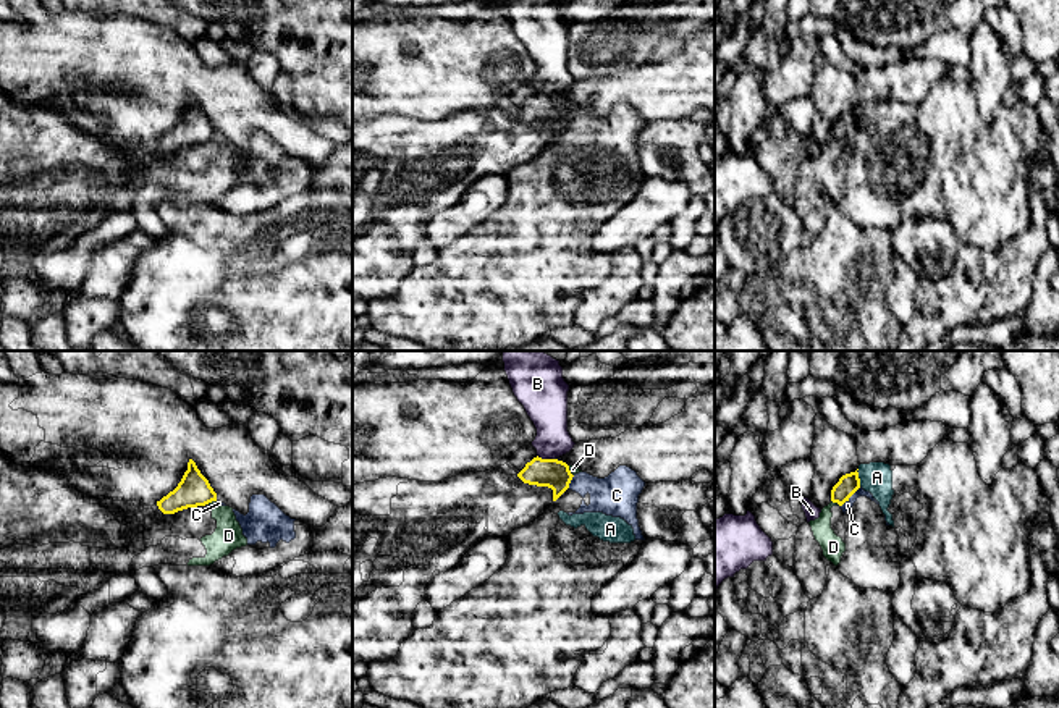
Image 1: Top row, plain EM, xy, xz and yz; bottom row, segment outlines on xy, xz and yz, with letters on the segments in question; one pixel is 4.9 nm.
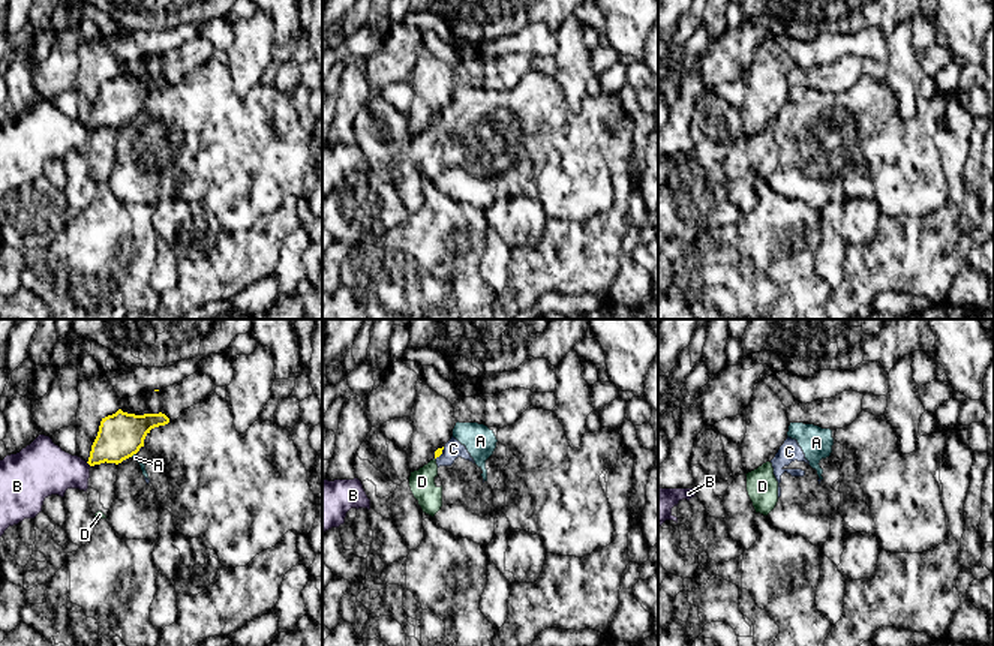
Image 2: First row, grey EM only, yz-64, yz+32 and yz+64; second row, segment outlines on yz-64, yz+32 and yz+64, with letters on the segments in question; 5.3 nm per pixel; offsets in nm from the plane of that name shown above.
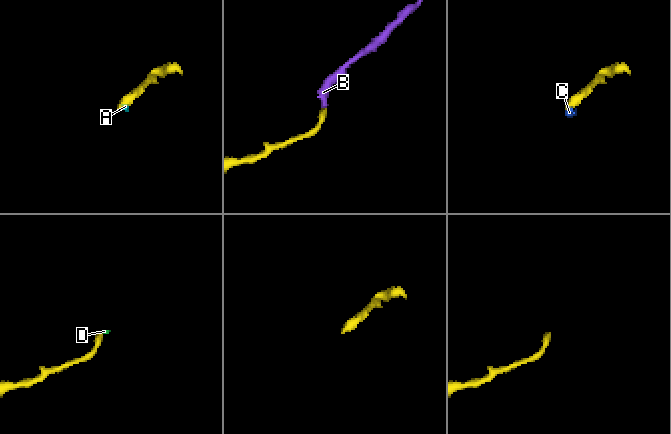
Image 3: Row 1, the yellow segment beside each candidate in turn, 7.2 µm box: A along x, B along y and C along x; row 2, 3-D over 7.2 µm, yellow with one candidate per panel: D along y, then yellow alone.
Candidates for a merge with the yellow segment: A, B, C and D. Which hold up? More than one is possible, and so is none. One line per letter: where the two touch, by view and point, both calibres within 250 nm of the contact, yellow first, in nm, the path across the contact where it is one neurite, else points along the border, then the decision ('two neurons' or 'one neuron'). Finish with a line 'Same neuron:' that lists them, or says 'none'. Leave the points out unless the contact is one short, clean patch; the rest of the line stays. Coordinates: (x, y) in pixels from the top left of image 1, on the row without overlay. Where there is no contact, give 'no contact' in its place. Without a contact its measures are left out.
A: yz (857, 115) | 100/160 nm | along yz (857, 107), (860, 123) | two neurons
B: xz (545, 97) | 150/190 nm | across xz (555, 112), (545, 97), (547, 47) | one neuron
C: yz (851, 133) | 100/50 nm | along yz (860, 125), (841, 144) | two neurons
D: xy (210, 139) | 160/140 nm | along xy (215, 138), (207, 141) | two neurons
Same neuron: B

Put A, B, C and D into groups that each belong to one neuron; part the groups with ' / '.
A C / B / D

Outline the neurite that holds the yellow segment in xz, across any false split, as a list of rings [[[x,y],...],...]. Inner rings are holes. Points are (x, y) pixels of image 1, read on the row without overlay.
[[[504,0],[514,34],[537,66],[537,94],[517,115],[529,123],[548,124],[556,139],[572,118],[569,103],[558,95],[574,86],[567,70],[567,29],[559,0]]]

